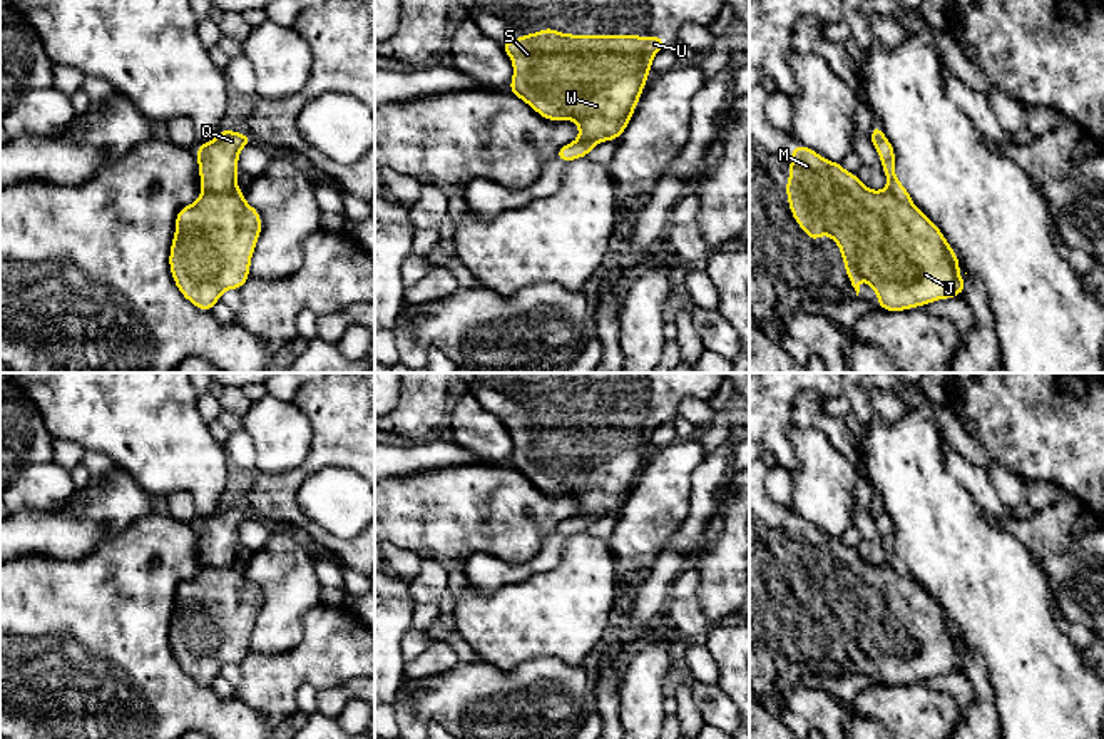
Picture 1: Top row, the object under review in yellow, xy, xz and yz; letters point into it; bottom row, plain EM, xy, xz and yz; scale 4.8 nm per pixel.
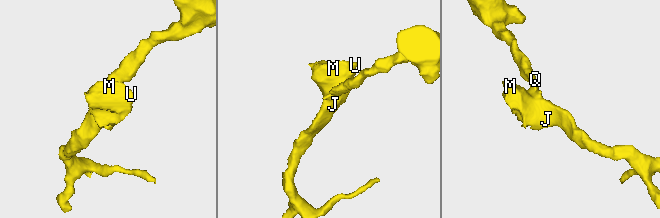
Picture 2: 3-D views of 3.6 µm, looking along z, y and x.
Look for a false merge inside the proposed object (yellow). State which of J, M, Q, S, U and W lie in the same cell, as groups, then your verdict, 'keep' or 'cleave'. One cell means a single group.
J M S U W / Q | cleave

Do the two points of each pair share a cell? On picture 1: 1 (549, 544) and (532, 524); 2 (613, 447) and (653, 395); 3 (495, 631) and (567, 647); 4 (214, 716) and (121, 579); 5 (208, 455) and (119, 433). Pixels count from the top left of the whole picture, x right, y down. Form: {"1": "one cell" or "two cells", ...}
{"1": "two cells", "2": "one cell", "3": "one cell", "4": "one cell", "5": "one cell"}

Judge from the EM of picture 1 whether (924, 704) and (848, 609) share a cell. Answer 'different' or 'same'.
different

